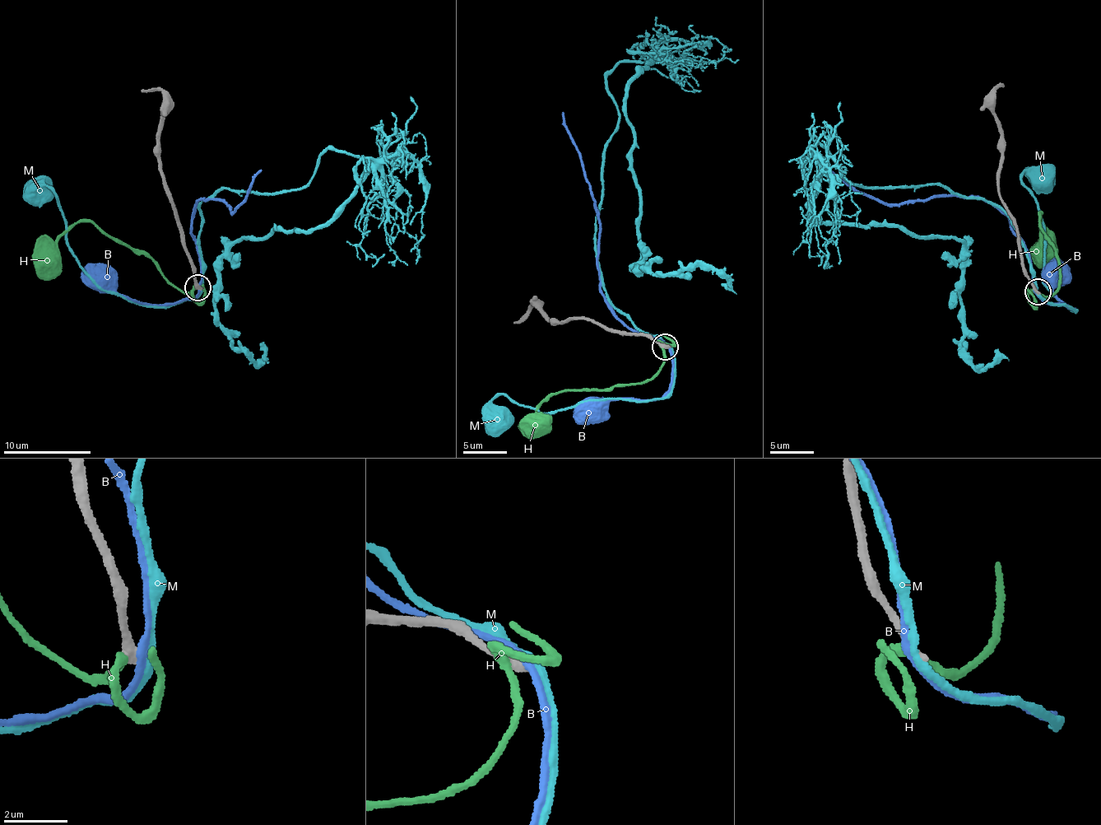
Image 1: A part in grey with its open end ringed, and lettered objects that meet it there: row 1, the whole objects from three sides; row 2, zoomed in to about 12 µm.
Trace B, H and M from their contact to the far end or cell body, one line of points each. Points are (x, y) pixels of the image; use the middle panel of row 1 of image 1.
B: (665, 342), (671, 359), (672, 379), (659, 398), (616, 399), (598, 417), (592, 417), (589, 409)
H: (661, 346), (662, 368), (640, 384), (585, 390), (560, 389), (542, 401), (535, 416), (544, 419), (536, 426)
M: (668, 345), (596, 254), (621, 62), (651, 62), (625, 121), (641, 269), (709, 268), (737, 294)

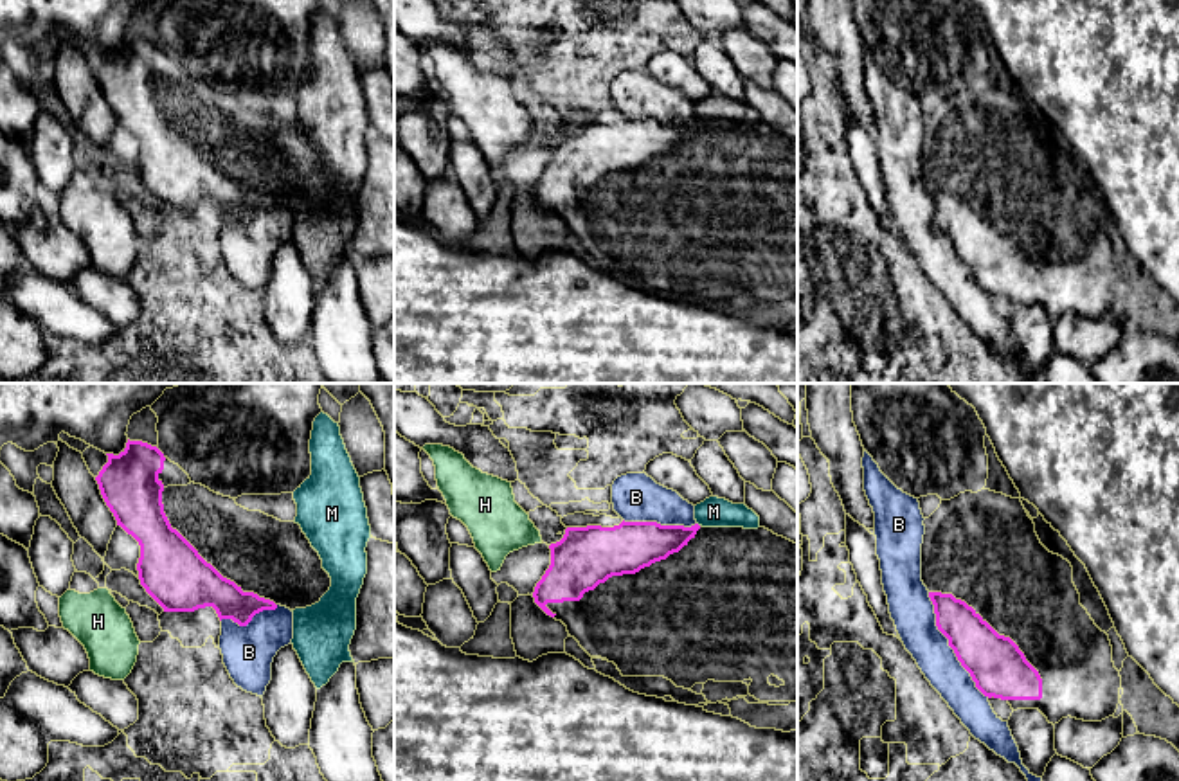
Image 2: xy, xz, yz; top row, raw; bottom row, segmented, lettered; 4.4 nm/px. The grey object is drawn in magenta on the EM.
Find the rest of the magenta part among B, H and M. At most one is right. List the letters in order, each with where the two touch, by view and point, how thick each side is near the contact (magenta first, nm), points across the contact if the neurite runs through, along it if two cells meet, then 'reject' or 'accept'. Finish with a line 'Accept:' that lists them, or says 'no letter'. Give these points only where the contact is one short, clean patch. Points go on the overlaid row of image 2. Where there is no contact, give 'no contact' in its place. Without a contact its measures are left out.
B: meets magenta in yz at (949, 645); 240 nm thick on the magenta side, 190 nm on the other; reject
H: no contact; reject
M: no contact; reject
Accept: no letter

